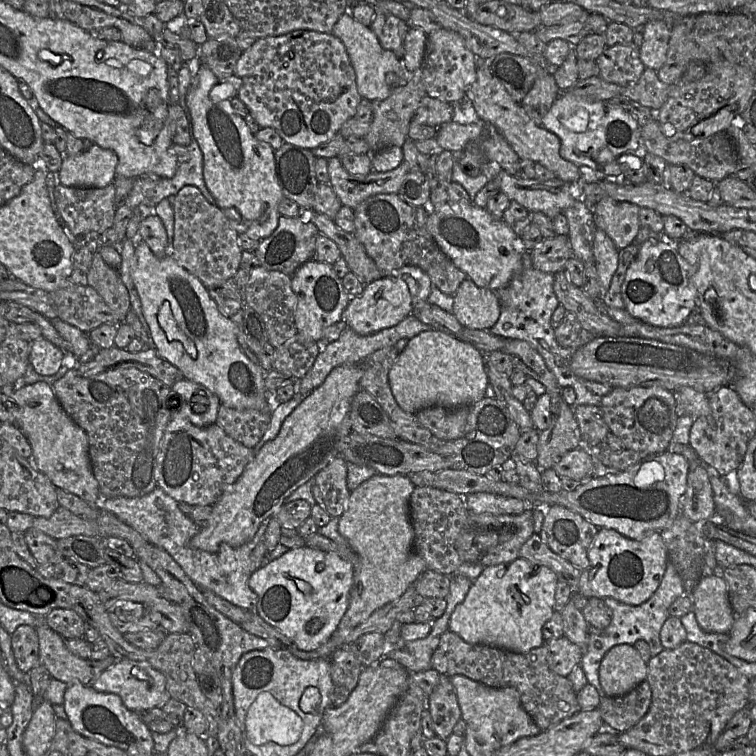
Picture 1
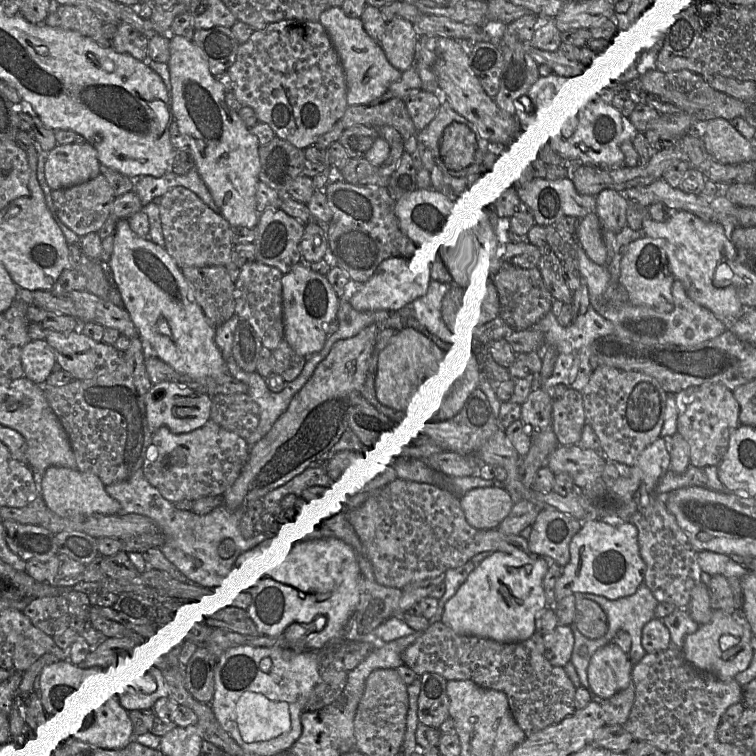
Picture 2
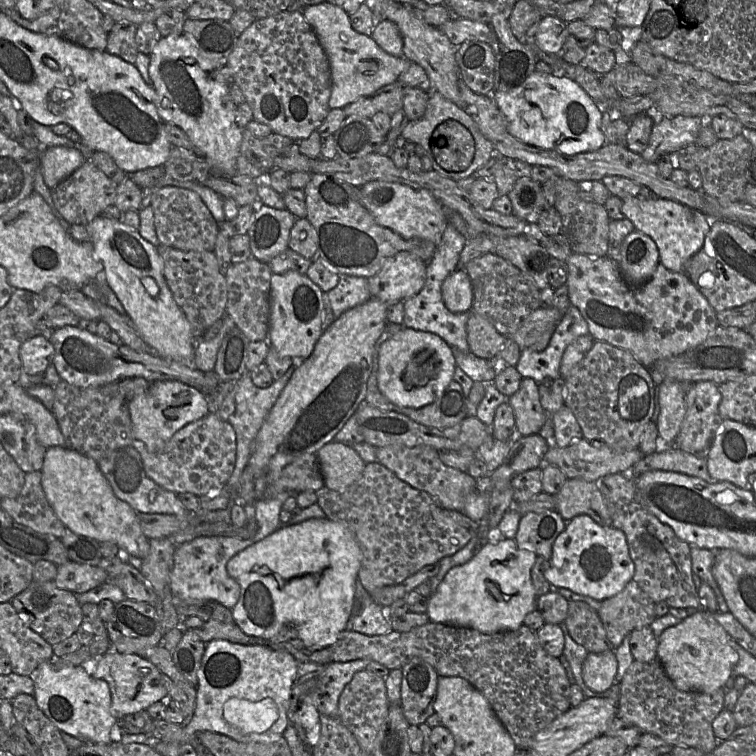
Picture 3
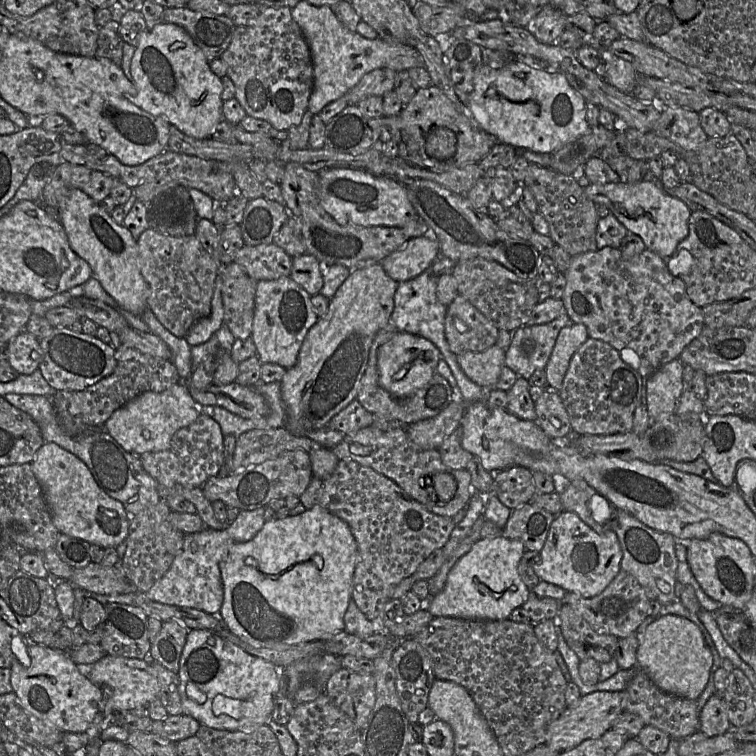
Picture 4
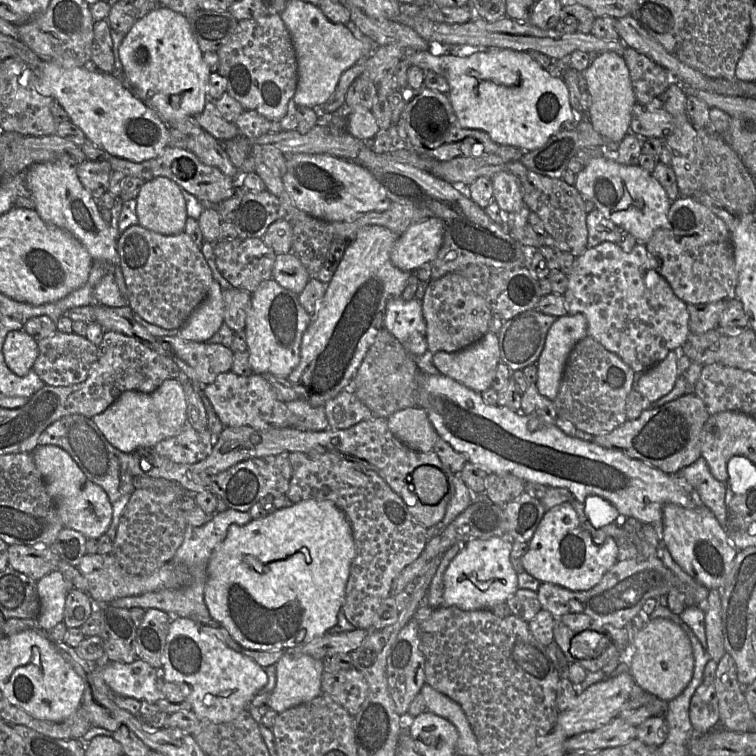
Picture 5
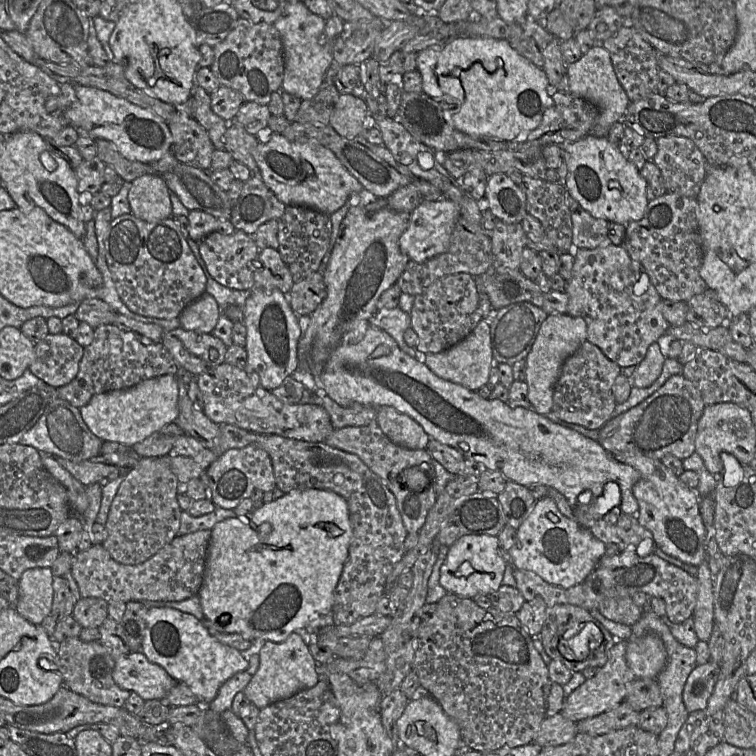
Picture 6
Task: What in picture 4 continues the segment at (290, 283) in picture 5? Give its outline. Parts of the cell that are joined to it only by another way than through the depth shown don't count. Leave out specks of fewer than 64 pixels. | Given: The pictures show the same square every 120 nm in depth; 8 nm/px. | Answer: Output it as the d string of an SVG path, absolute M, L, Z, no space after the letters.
M303 254L292 257L292 268L289 277L299 284L309 295L321 292L323 287L323 266L313 256Z

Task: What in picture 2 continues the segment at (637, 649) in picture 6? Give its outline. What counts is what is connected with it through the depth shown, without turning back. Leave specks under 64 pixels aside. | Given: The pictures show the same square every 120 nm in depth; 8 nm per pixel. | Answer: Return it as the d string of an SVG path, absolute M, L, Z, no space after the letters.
M716 609L708 623L700 625L696 632L685 638L682 651L686 660L697 670L720 680L729 680L749 667L754 654L752 637L749 624L744 626L732 613Z

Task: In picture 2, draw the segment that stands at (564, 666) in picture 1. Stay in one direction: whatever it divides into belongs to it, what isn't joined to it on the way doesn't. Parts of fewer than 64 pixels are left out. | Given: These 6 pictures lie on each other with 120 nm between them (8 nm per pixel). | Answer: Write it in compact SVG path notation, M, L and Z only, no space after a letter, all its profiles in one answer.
M558 625L552 632L543 635L545 657L554 666L563 667L570 662L574 635L569 626Z

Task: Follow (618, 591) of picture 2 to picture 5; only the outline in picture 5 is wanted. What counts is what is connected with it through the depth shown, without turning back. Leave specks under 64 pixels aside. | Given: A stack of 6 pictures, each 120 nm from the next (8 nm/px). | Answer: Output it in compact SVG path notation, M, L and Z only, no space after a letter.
M569 503L555 506L545 512L528 546L522 557L525 571L541 583L556 584L571 591L590 590L618 561L619 548L616 540L607 537L602 544L596 544Z

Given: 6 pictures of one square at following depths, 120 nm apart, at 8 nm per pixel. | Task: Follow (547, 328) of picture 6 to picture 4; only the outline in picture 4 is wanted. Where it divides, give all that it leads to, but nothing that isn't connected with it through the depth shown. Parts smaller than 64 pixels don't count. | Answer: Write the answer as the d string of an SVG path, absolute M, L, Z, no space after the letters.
M572 323L560 330L544 369L550 390L561 389L573 355L588 338L587 327L581 323Z

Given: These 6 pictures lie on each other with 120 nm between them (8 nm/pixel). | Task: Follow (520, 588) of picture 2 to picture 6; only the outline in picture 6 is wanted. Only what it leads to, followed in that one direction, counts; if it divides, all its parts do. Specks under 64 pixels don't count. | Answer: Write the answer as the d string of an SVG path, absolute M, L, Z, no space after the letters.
M465 535L449 546L445 562L441 567L440 584L447 592L472 598L489 595L503 585L508 562L501 554L497 536Z

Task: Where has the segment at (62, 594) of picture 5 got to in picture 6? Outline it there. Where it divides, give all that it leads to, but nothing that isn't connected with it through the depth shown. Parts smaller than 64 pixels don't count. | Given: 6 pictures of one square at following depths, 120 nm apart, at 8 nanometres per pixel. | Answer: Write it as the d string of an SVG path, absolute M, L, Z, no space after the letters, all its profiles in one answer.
M50 567L30 568L23 572L18 580L19 597L16 611L33 624L41 625L43 619L51 614L53 603L53 578Z

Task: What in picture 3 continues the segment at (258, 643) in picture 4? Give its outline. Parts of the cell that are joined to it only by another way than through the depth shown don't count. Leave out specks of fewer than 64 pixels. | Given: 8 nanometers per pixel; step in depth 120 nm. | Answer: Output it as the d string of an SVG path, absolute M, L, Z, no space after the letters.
M325 517L282 525L269 536L234 555L226 564L228 575L240 586L239 600L231 609L234 624L246 635L262 640L269 641L290 627L292 639L300 639L308 646L331 645L347 629L347 623L354 613L361 561L358 541L342 523Z

